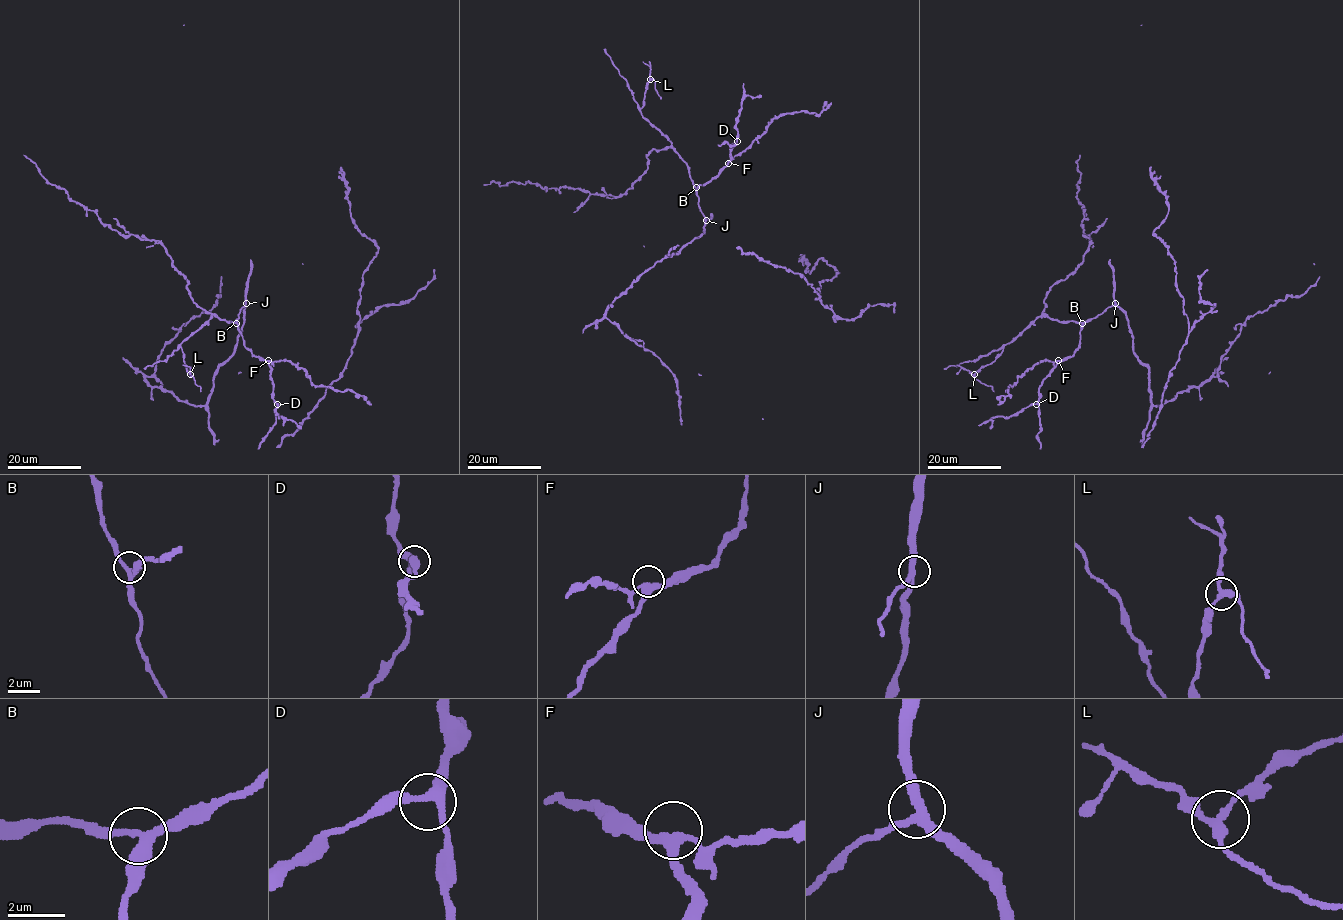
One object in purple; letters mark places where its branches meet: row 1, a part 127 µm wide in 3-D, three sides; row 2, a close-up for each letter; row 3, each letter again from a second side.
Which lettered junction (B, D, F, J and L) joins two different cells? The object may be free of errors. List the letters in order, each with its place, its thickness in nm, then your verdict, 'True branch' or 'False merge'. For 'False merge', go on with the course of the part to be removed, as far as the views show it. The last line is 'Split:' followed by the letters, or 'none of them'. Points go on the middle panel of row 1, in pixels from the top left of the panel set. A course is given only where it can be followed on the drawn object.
B: Place: (696, 187). Thickness 280 nm. True branch
D: Place: (737, 141). Thickness 280 nm. True branch
F: Place: (728, 163). Thickness 300 nm. True branch
J: Place: (706, 220). Thickness 320 nm. True branch
L: Place: (650, 79). Thickness 280 nm. False merge. Course of the part to remove: (650, 79), (653, 79), (661, 99)
Split: L

